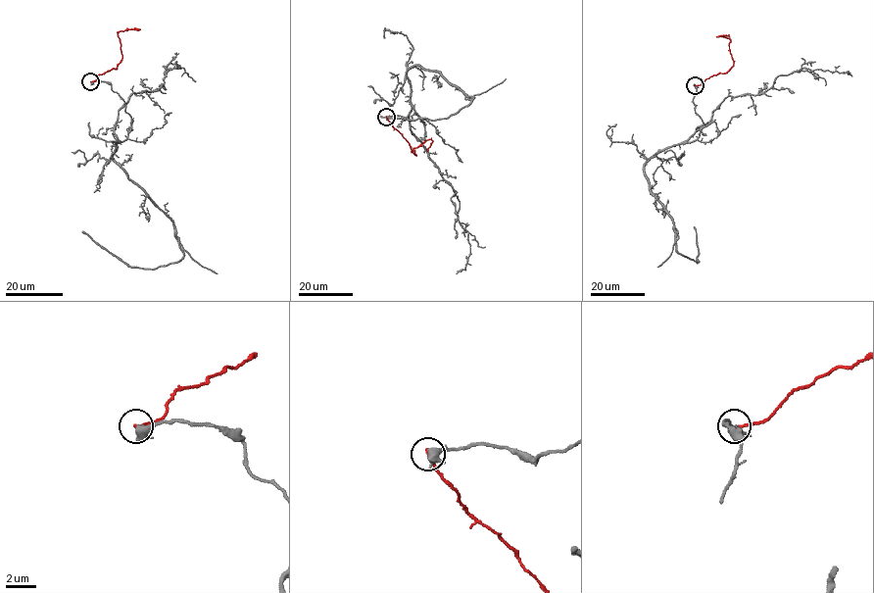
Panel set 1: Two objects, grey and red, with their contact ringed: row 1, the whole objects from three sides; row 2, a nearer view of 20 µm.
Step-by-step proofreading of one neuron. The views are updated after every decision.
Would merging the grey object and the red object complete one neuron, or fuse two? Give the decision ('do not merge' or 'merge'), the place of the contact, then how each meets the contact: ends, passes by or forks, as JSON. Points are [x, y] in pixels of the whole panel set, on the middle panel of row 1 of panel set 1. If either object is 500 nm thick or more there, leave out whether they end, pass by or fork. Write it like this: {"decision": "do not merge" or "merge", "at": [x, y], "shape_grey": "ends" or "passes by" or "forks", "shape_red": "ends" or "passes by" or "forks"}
{"decision": "do not merge", "at": [386, 117], "shape_grey": "forks", "shape_red": "ends"}

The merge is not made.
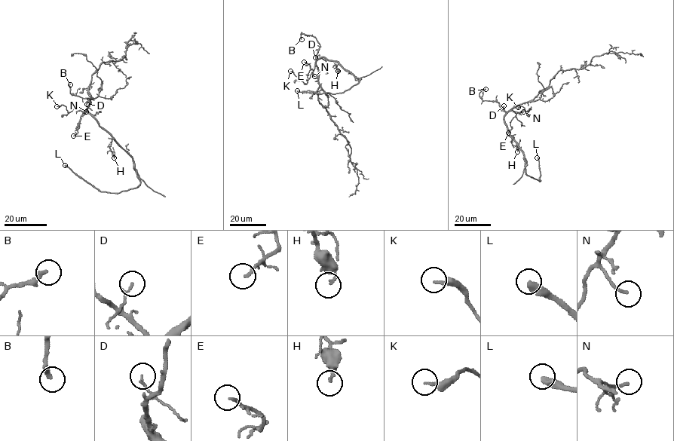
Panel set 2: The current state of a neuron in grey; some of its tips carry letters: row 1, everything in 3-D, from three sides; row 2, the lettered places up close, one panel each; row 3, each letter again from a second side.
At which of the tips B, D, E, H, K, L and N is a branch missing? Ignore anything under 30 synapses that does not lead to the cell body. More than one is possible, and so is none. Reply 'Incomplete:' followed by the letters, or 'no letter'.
Incomplete: L

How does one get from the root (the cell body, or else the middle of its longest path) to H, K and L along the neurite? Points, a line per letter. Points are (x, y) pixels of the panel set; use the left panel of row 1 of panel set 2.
H: (90, 104), (87, 111), (114, 138), (110, 147), (114, 157)
K: (90, 104), (84, 113), (76, 107), (68, 112), (65, 106), (56, 106)
L: (90, 104), (87, 111), (132, 158), (140, 183), (136, 188), (119, 193), (99, 191), (65, 165)

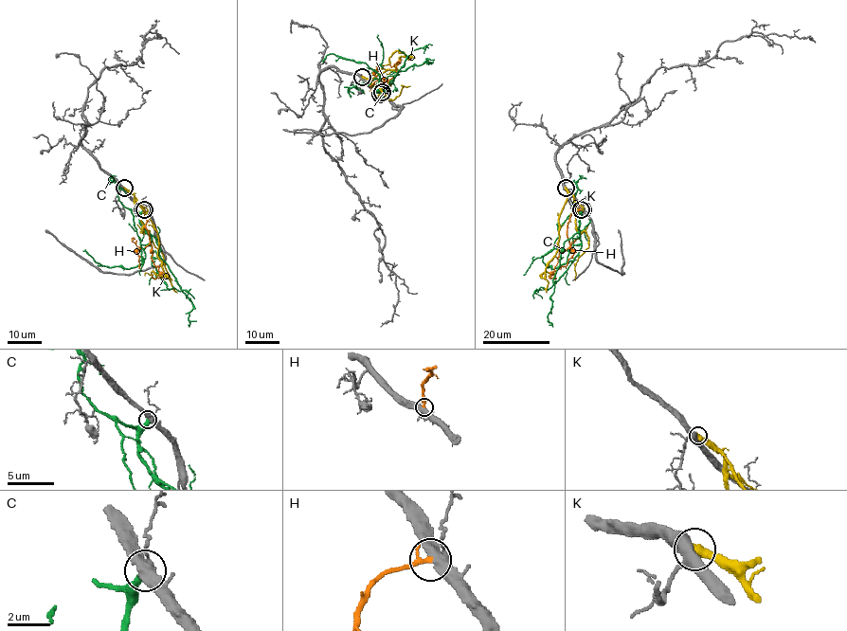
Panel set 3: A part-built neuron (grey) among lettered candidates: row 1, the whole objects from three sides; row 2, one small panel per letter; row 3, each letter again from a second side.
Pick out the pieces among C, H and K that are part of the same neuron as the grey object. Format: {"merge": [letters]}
{"merge": ["H"]}

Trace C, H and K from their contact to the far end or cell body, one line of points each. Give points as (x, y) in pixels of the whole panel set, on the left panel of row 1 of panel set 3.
C: (143, 209), (139, 224), (155, 239), (159, 256), (192, 303), (188, 325)
H: (144, 209), (152, 259), (158, 266), (160, 276), (152, 277)
K: (124, 188), (134, 195), (157, 232), (157, 256), (167, 277), (153, 272), (144, 275)

